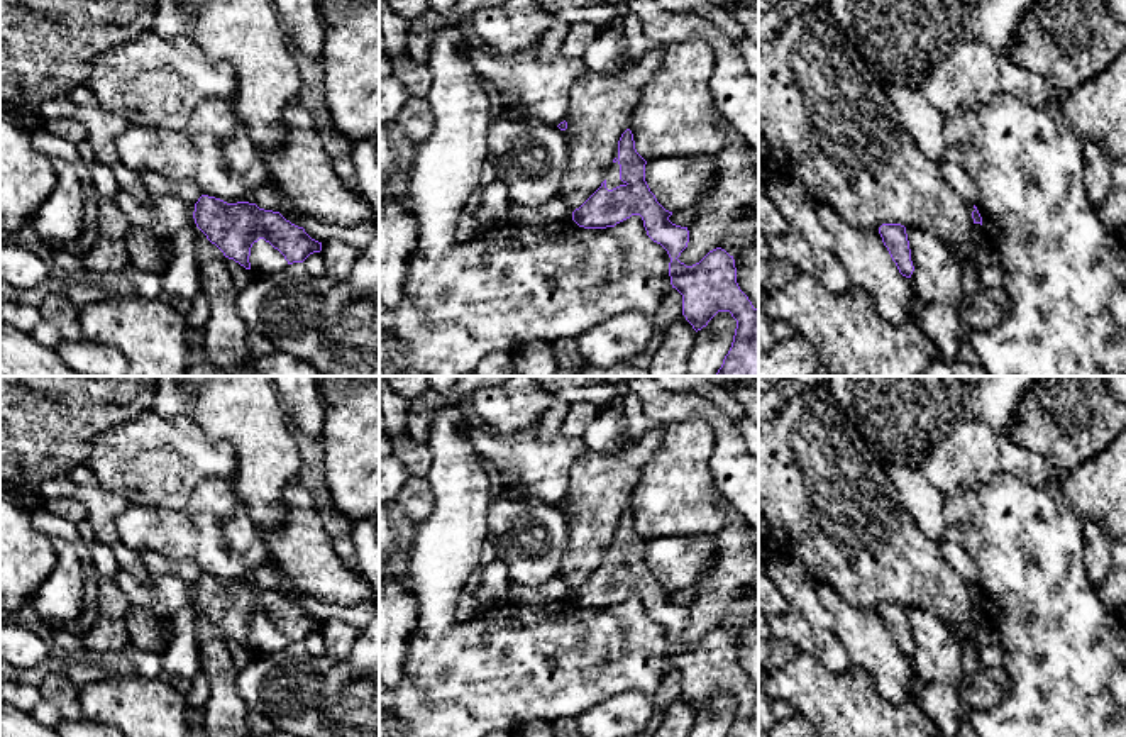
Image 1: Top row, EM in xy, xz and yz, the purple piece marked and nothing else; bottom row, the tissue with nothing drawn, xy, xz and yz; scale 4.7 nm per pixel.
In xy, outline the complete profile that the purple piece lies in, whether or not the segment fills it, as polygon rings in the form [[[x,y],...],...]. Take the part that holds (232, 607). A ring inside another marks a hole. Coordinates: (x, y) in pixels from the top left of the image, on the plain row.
[[[201,574],[195,583],[193,598],[225,637],[246,649],[251,649],[251,627],[259,618],[278,629],[288,644],[303,642],[310,634],[322,630],[322,622],[312,618],[303,607],[291,603],[279,591],[249,581],[227,583]]]

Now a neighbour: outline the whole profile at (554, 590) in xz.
[[[559,576],[537,588],[510,583],[506,596],[508,603],[520,607],[549,605],[560,600],[572,600],[572,590]]]

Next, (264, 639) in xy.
[[[264,618],[252,623],[249,642],[254,654],[276,652],[288,646],[284,635]]]

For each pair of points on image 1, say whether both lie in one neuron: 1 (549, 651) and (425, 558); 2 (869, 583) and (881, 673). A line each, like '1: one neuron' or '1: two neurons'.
1: one neuron
2: two neurons

